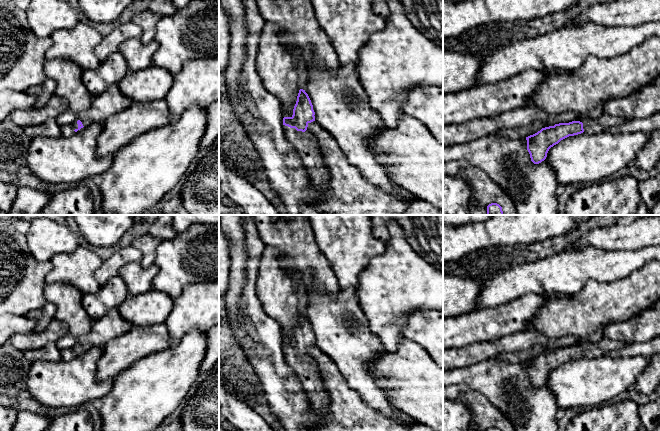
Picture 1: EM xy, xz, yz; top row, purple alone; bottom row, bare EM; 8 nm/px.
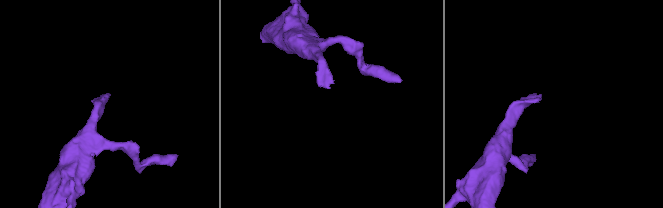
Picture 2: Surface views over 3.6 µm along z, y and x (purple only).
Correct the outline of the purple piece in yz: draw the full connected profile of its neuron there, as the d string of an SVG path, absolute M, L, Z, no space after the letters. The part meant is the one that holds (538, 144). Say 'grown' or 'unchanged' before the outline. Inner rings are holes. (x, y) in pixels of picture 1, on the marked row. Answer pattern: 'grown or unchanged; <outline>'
grown; M603 113L596 119L585 121L572 121L569 123L559 123L554 126L542 128L537 133L526 137L527 150L530 154L531 161L539 164L547 157L551 147L558 144L561 140L587 132L589 134L609 131L611 127L621 125L631 119L625 119L610 114Z

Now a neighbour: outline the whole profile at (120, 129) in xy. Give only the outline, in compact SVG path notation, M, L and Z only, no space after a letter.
M164 99L133 102L128 109L103 122L103 130L97 140L97 156L114 155L137 137L169 123L170 114Z

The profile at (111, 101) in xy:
M117 84L110 85L99 95L93 97L84 119L90 123L102 123L114 114L128 109L133 101L123 95Z

